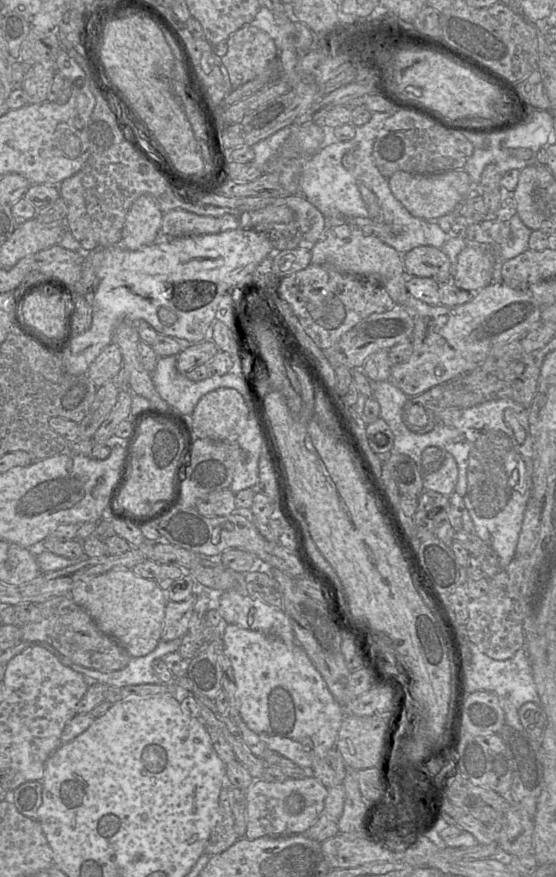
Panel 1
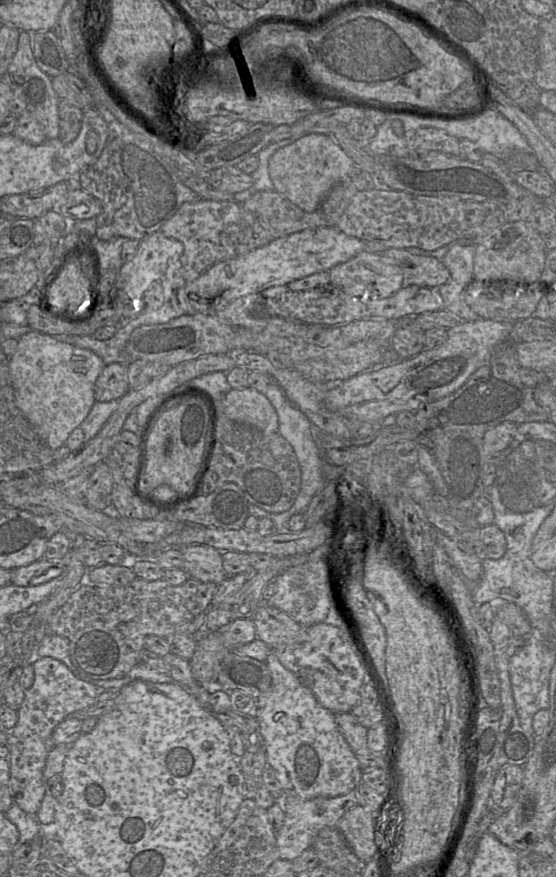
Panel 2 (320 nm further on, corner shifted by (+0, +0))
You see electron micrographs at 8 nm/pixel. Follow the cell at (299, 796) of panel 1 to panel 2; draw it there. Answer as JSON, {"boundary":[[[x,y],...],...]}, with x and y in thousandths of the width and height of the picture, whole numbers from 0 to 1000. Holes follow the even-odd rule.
{"boundary":[[[640,902],[604,909],[567,909],[543,911],[532,904],[511,904],[496,910],[504,917],[513,934],[507,943],[496,949],[496,962],[502,978],[509,981],[531,981],[549,968],[561,965],[572,949],[585,943],[604,943],[610,934],[631,921],[644,918]]]}

